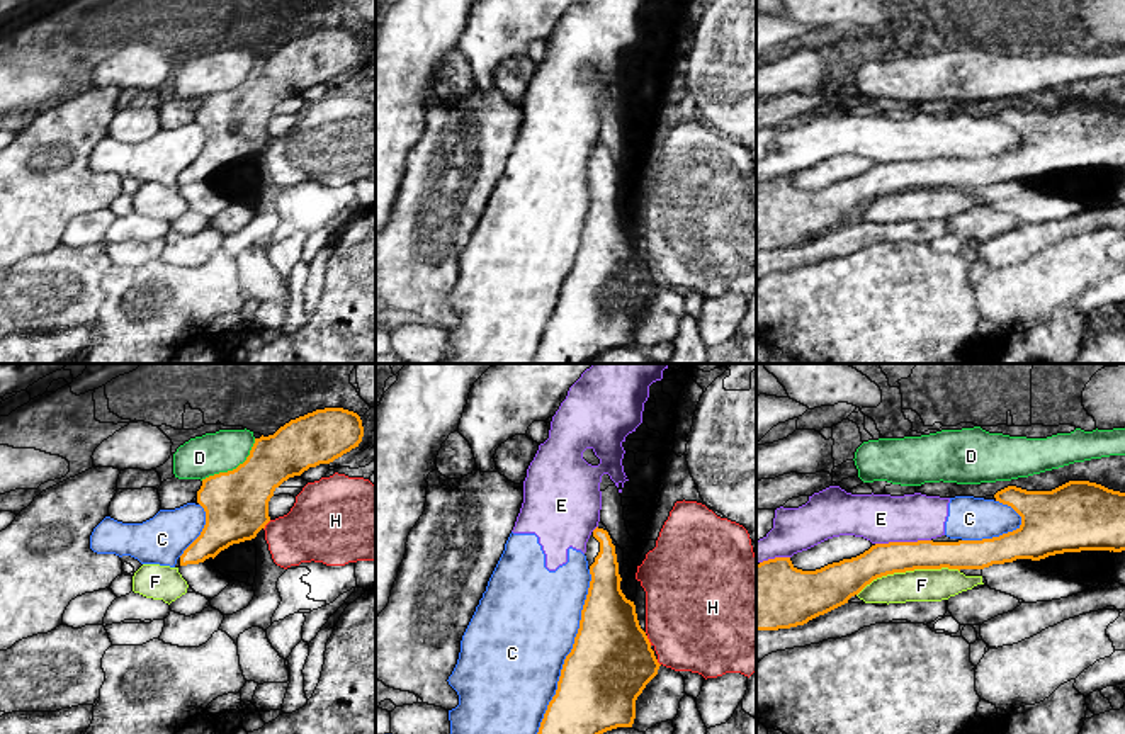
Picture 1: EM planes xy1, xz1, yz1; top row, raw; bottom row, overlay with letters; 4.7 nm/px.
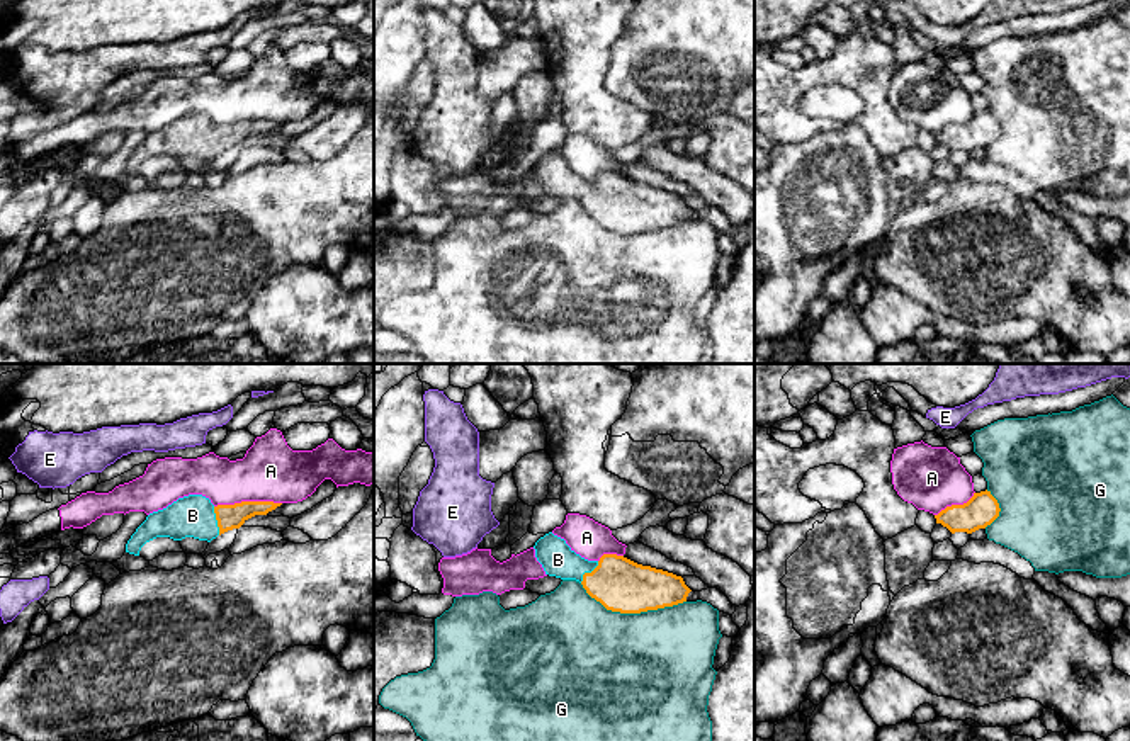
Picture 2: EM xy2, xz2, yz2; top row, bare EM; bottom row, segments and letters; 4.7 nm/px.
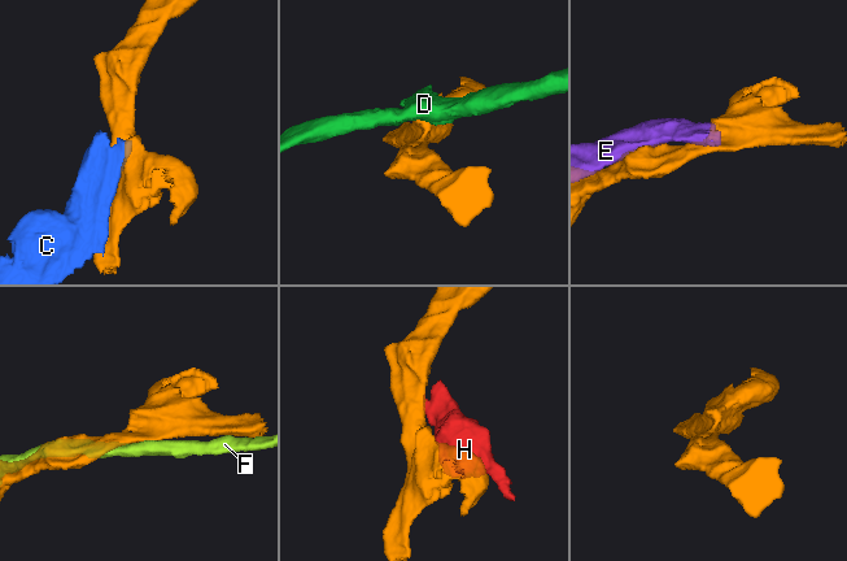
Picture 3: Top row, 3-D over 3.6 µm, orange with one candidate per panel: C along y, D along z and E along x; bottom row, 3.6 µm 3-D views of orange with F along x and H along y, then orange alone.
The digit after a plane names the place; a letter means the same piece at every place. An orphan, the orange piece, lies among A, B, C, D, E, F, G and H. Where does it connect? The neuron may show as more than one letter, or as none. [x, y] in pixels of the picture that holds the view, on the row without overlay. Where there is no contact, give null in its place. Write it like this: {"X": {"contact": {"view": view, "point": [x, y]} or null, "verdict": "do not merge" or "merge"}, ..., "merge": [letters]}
{"A": {"contact": {"view": "xy2", "point": [247, 121]}, "verdict": "do not merge"}, "B": {"contact": {"view": "xy2", "point": [216, 138]}, "verdict": "merge"}, "C": {"contact": {"view": "xz1", "point": [566, 276]}, "verdict": "do not merge"}, "D": {"contact": {"view": "xy1", "point": [233, 89]}, "verdict": "do not merge"}, "E": {"contact": {"view": "yz1", "point": [903, 162]}, "verdict": "do not merge"}, "F": {"contact": {"view": "yz1", "point": [908, 189]}, "verdict": "do not merge"}, "G": {"contact": {"view": "xz2", "point": [632, 231]}, "verdict": "do not merge"}, "H": {"contact": {"view": "xz1", "point": [648, 260]}, "verdict": "do not merge"}, "merge": ["B"]}

